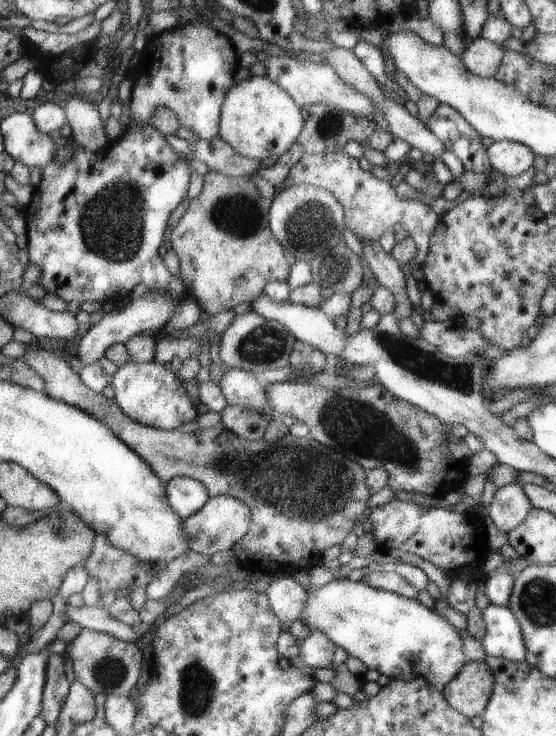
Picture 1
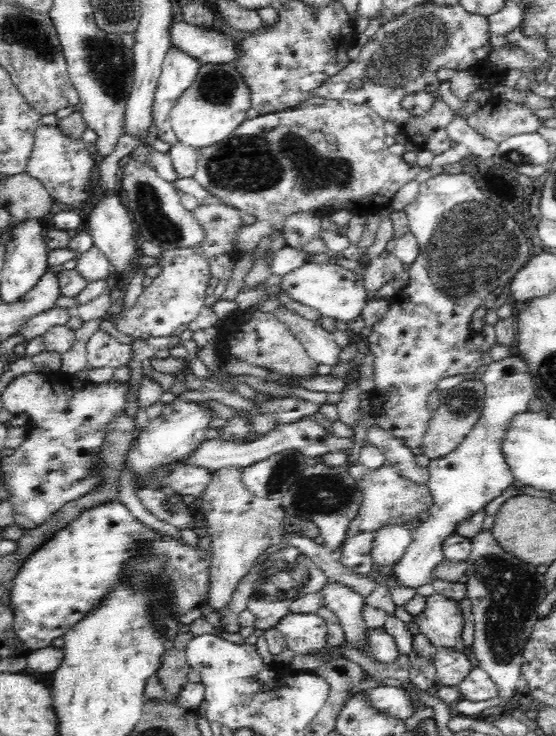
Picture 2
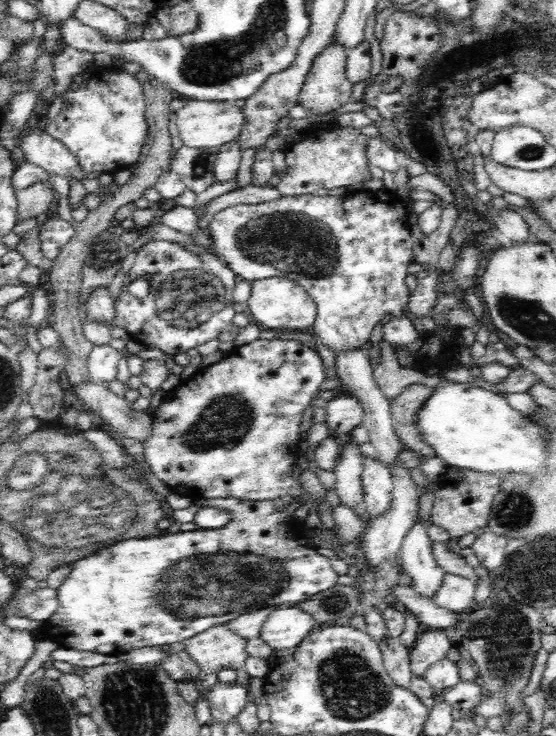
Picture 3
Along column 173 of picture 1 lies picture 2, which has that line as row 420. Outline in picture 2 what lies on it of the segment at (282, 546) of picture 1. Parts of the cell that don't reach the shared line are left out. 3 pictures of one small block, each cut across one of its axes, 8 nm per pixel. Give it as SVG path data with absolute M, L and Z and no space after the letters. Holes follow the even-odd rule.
M466 378L459 386L440 391L440 404L433 411L424 434L420 452L430 459L442 458L450 454L464 440L481 418L485 404L485 384L479 379Z

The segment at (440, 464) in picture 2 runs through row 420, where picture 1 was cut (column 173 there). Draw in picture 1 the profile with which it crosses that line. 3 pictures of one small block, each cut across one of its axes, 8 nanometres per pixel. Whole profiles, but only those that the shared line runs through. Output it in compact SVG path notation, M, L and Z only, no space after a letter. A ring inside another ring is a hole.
M186 476L170 480L166 484L166 492L168 504L183 519L195 515L211 499L206 486Z

